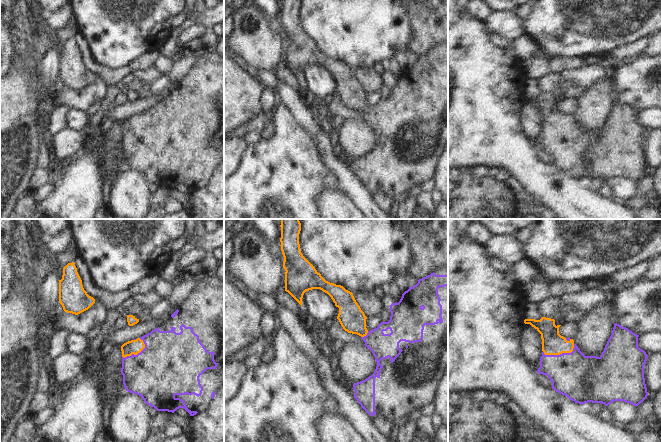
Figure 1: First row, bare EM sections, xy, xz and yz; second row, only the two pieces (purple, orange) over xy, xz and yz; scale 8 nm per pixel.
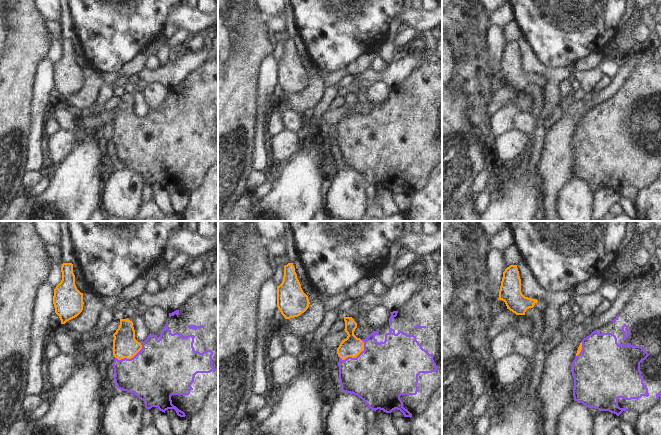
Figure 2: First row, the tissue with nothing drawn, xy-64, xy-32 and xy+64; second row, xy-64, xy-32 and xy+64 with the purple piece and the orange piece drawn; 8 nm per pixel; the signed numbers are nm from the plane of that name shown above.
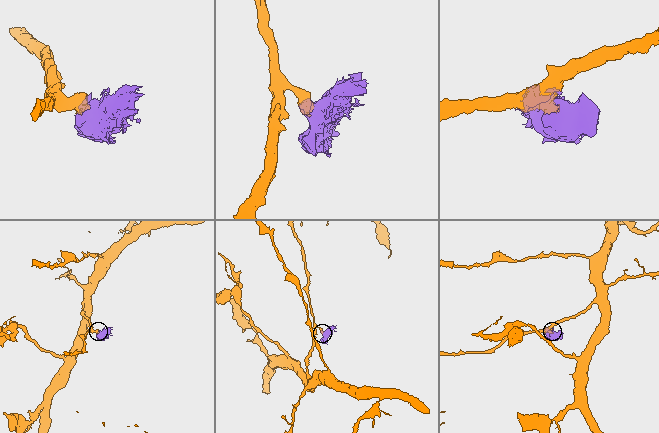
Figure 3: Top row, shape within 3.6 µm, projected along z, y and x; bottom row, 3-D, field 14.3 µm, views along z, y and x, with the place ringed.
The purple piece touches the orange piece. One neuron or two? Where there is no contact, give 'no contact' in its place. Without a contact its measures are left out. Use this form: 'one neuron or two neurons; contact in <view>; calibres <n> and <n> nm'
one neuron; contact in yz; calibres 360 and 180 nm

